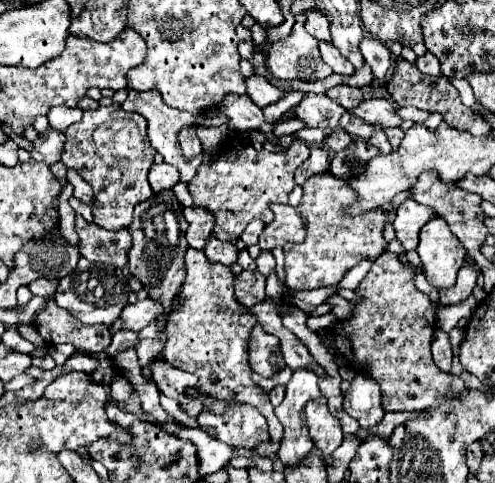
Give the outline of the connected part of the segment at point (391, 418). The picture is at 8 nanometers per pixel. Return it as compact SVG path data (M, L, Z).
M388 412L388 414L384 416L384 420L382 420L382 424L376 426L376 434L382 434L382 436L390 438L390 434L394 432L394 428L396 428L398 424L404 424L408 418L410 418L410 420L416 418L416 412Z

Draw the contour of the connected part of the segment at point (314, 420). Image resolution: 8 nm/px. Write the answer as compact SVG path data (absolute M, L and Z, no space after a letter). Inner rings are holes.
M324 396L308 402L306 408L304 408L304 414L306 414L306 424L308 424L310 436L314 440L314 446L322 450L324 460L330 464L332 452L342 442L340 420L328 410L328 402L326 402Z

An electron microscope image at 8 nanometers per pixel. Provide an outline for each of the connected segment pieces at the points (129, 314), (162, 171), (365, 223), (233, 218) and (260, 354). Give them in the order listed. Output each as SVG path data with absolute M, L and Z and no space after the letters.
M140 300L136 304L128 304L120 318L122 318L122 328L128 330L142 330L150 320L154 320L156 316L160 316L160 312L164 312L164 308L160 308L160 304L156 304L156 300Z
M162 162L162 164L154 164L154 166L150 168L150 176L148 176L148 180L150 180L152 190L158 194L160 190L164 190L164 188L172 188L172 186L178 182L178 172L176 172L174 166L170 166L170 164L166 164L166 162Z
M330 172L310 176L304 184L304 200L296 208L306 220L306 240L302 244L288 243L283 247L286 254L286 284L294 290L312 290L322 286L336 286L342 276L356 266L362 258L376 260L386 250L386 240L382 236L388 210L374 208L356 216L344 212L346 206L356 204L358 196Z
M232 136L226 142L242 142L240 146L232 148L228 154L220 154L214 166L200 166L196 176L190 182L190 194L194 198L194 206L204 206L216 216L214 234L220 240L234 242L240 238L242 230L250 224L252 218L262 222L272 222L270 204L288 204L288 194L296 186L294 170L308 160L310 148L294 140L288 152L268 152L268 150L254 150L252 146L244 144L244 136Z
M256 324L256 328L252 328L252 336L248 340L248 356L250 356L250 368L254 372L258 372L260 376L270 378L274 374L274 368L270 366L268 358L272 352L276 352L280 348L280 342L276 340L276 336L268 334L262 330L260 324Z

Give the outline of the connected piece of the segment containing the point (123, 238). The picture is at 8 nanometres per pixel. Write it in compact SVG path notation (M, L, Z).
M76 214L76 232L80 236L80 254L90 262L102 262L112 266L124 266L126 254L130 250L130 232L120 228L120 232L108 232L94 222L86 222Z

